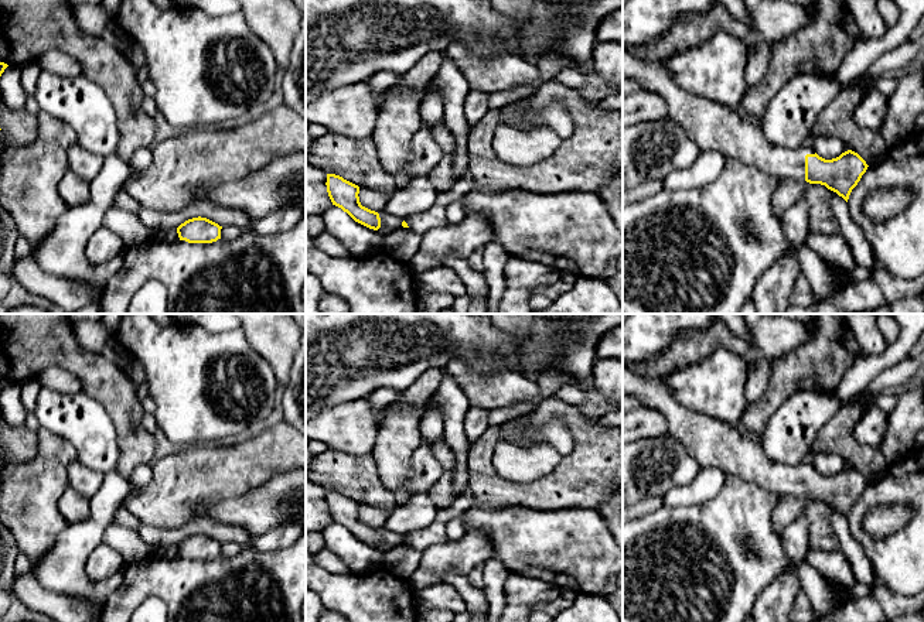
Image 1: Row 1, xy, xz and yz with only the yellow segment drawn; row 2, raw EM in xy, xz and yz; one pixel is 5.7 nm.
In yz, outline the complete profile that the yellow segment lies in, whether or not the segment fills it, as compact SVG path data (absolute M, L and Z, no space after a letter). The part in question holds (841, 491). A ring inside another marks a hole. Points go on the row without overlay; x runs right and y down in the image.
M623 368L623 396L635 396L644 406L661 411L669 433L700 469L717 468L746 482L754 482L778 498L821 500L846 519L867 486L866 478L848 466L825 476L808 459L801 465L771 461L757 437L716 418L683 409L659 377L644 377Z

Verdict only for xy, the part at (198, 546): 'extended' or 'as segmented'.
as segmented

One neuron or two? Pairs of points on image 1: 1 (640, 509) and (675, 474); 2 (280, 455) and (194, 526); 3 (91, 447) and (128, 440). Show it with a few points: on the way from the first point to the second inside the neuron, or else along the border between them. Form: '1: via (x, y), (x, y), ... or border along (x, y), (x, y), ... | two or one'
1: border along (661, 495), (643, 498), (637, 503) | two
2: border along (210, 518), (195, 518), (177, 527), (170, 527) | two
3: border along (106, 412), (113, 426), (118, 448), (115, 470) | two

